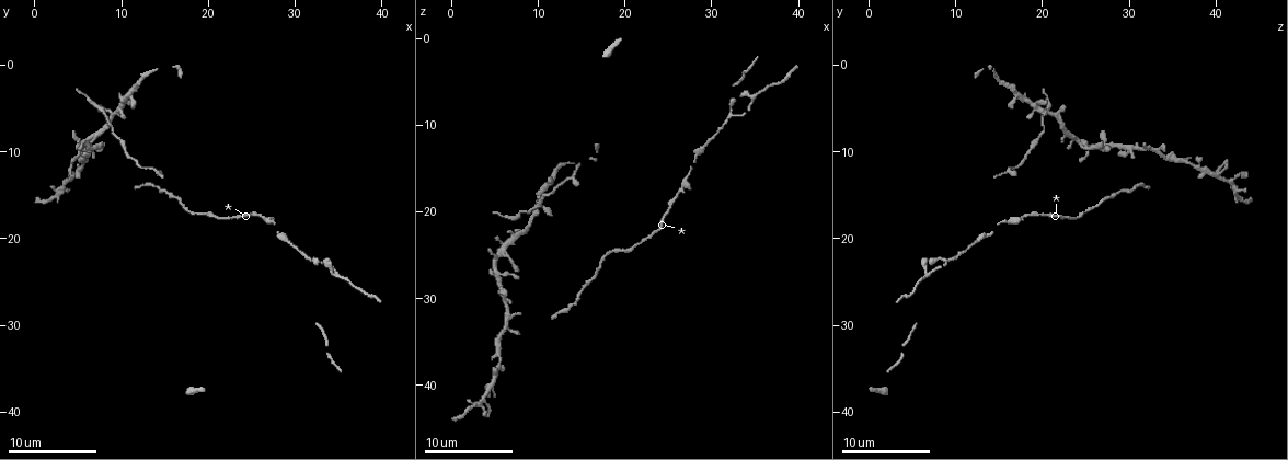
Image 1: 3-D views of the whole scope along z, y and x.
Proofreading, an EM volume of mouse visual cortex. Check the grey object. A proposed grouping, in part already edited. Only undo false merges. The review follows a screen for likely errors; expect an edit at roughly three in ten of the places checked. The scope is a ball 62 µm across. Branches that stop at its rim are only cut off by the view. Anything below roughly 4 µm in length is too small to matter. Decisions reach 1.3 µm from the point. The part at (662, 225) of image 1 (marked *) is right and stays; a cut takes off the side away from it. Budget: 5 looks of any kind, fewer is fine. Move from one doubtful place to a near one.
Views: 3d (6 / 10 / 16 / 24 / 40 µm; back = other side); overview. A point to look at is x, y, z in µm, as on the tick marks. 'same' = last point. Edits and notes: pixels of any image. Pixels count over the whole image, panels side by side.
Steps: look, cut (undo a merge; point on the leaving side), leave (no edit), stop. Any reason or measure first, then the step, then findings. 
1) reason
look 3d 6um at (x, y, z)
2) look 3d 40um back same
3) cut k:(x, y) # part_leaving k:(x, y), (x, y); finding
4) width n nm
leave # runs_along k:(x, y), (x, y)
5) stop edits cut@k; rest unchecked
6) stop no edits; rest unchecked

sudden change in width
look 3d 10um at (27.2, 17.8, 15.8)

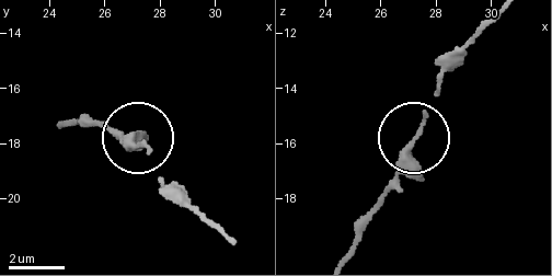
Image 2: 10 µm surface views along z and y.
leave # all the same cell

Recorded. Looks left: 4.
side arm on a straight run
look 3d 16um at (32.2, 22.2, 8.2)

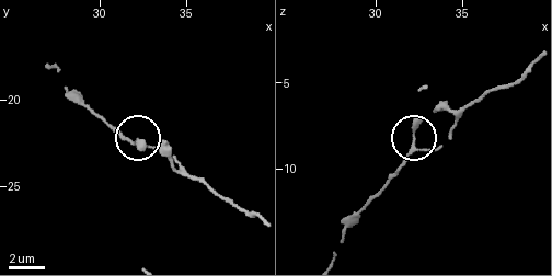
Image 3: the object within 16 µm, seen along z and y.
arms 3
leave # runs_along 3:(50, 64), (56, 65), (67, 89), (124, 137), (163, 144); one cell here

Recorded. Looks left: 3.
narrows sharply
look 3d 6um at (4.0, 13.4, 40.8)

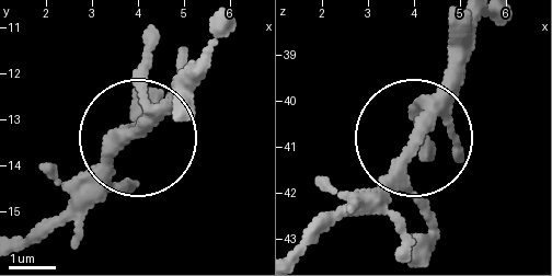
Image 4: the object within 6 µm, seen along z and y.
leave # all the same cell

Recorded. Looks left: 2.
stop no edits; rest unchecked

